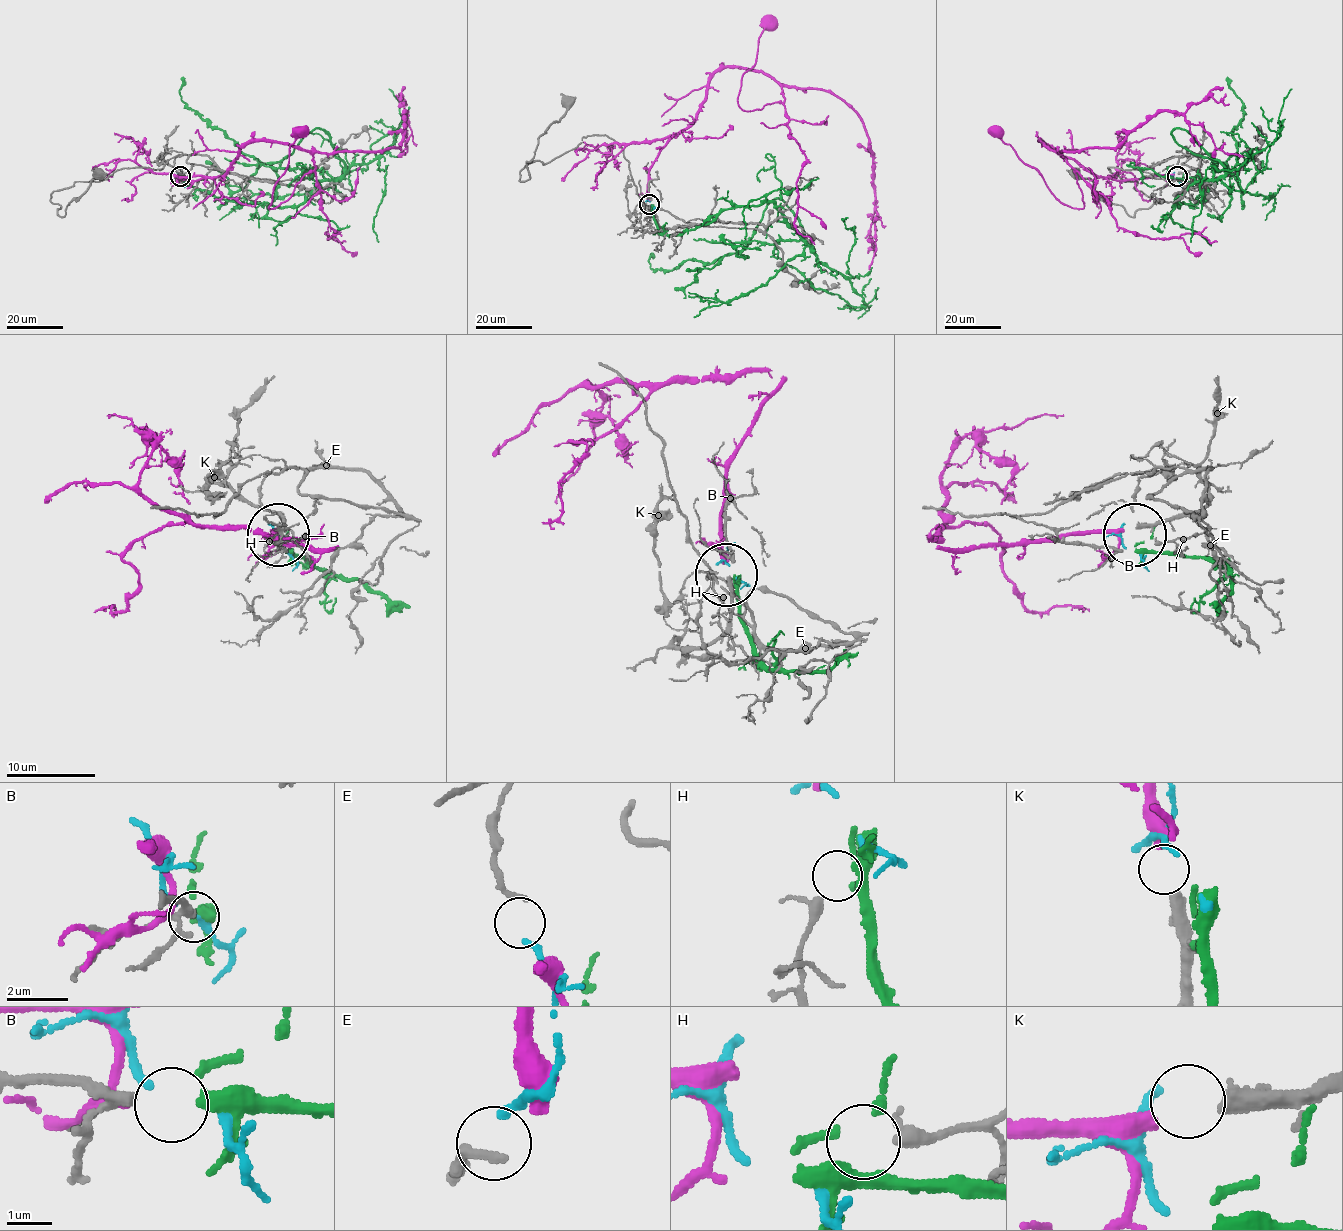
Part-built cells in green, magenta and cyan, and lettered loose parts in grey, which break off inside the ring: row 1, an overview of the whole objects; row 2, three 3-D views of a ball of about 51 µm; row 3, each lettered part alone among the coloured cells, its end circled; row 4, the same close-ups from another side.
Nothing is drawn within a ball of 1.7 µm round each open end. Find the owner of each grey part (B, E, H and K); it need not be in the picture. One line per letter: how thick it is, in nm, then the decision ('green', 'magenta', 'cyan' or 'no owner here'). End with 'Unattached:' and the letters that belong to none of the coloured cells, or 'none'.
B: 200 nm | green
E: 170 nm | cyan
H: 260 nm | no owner here
K: 400 nm | magenta
Unattached: H

